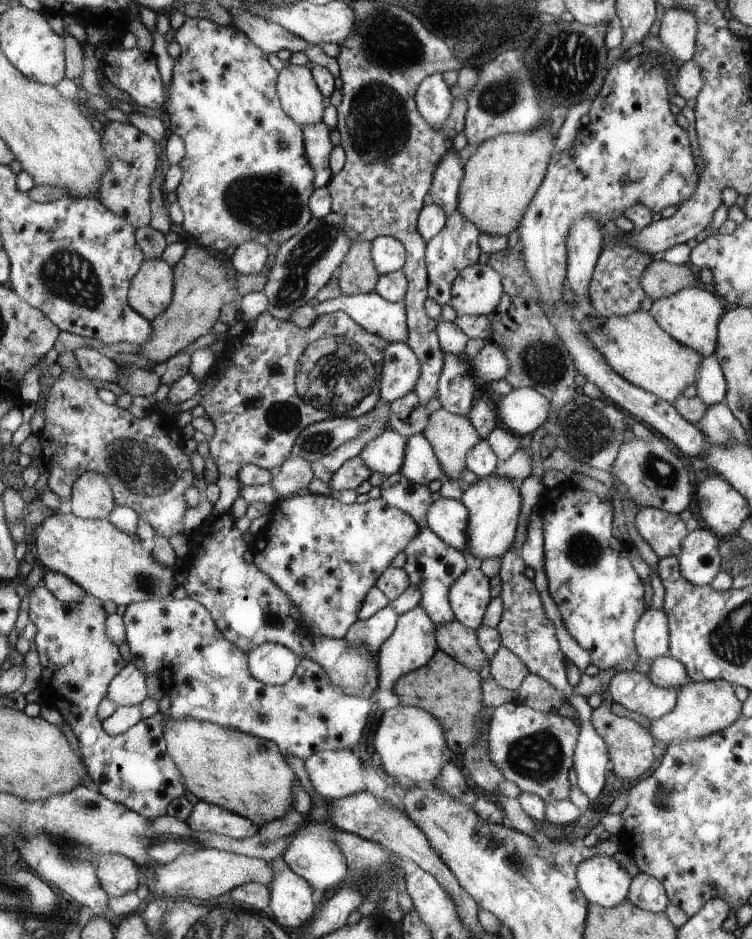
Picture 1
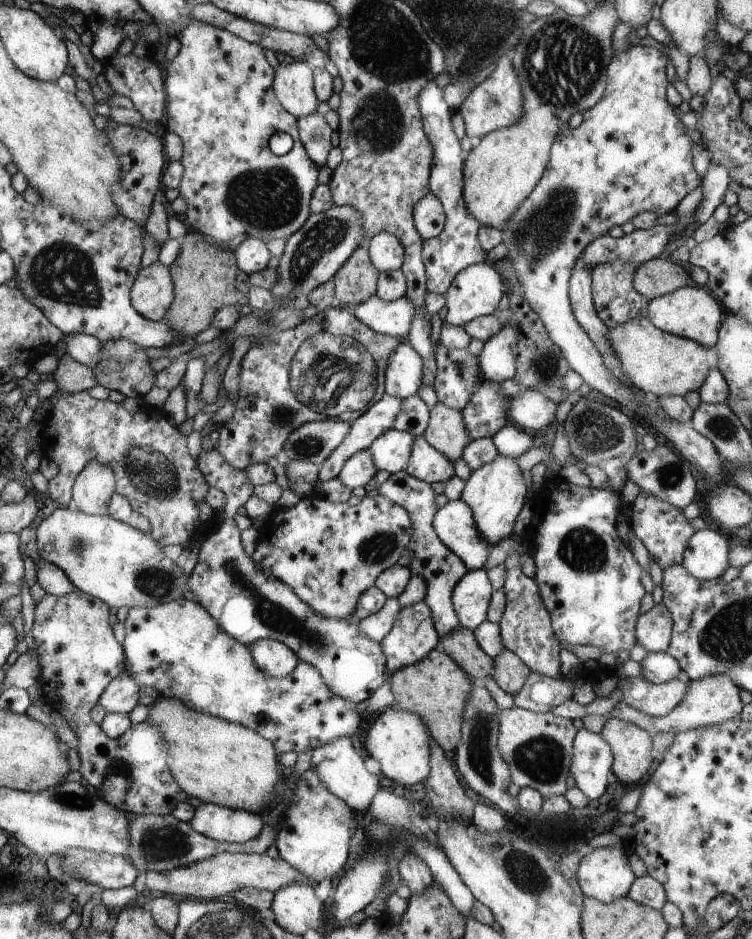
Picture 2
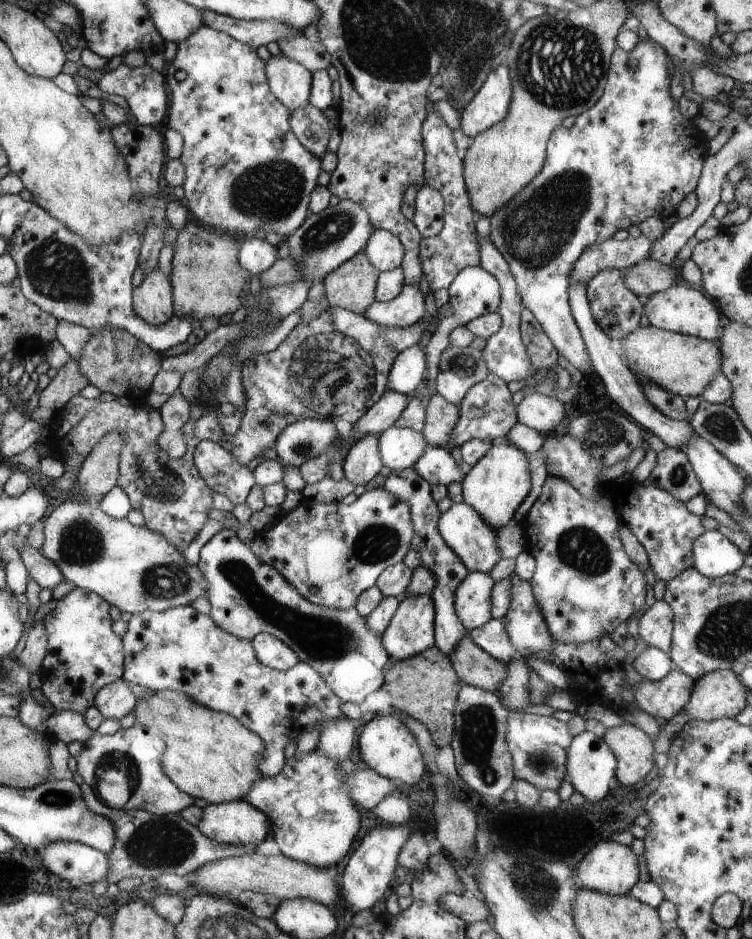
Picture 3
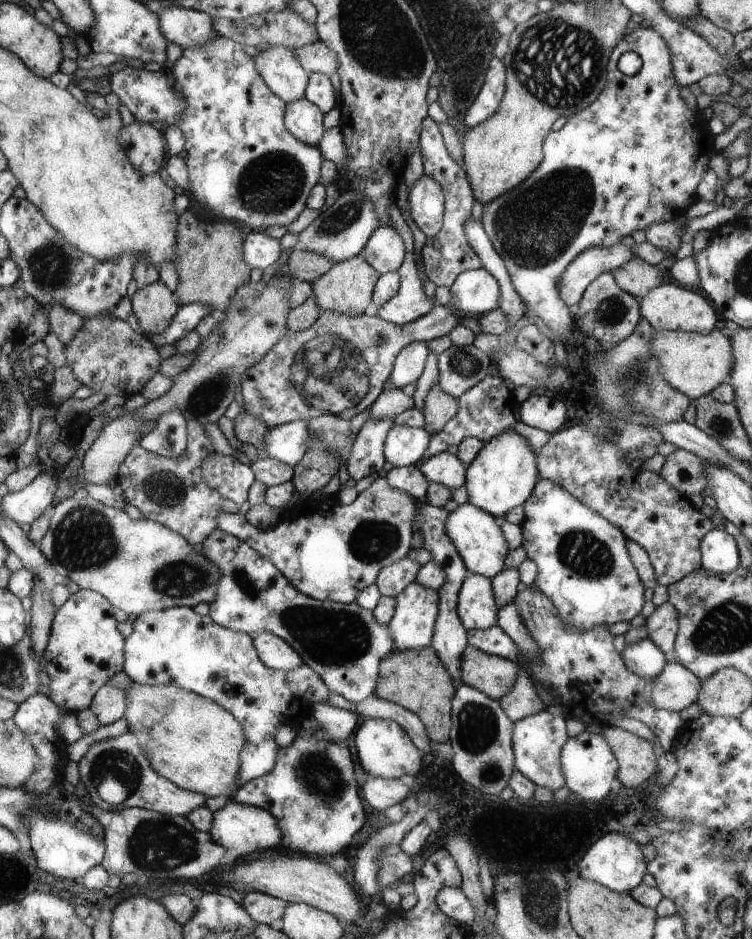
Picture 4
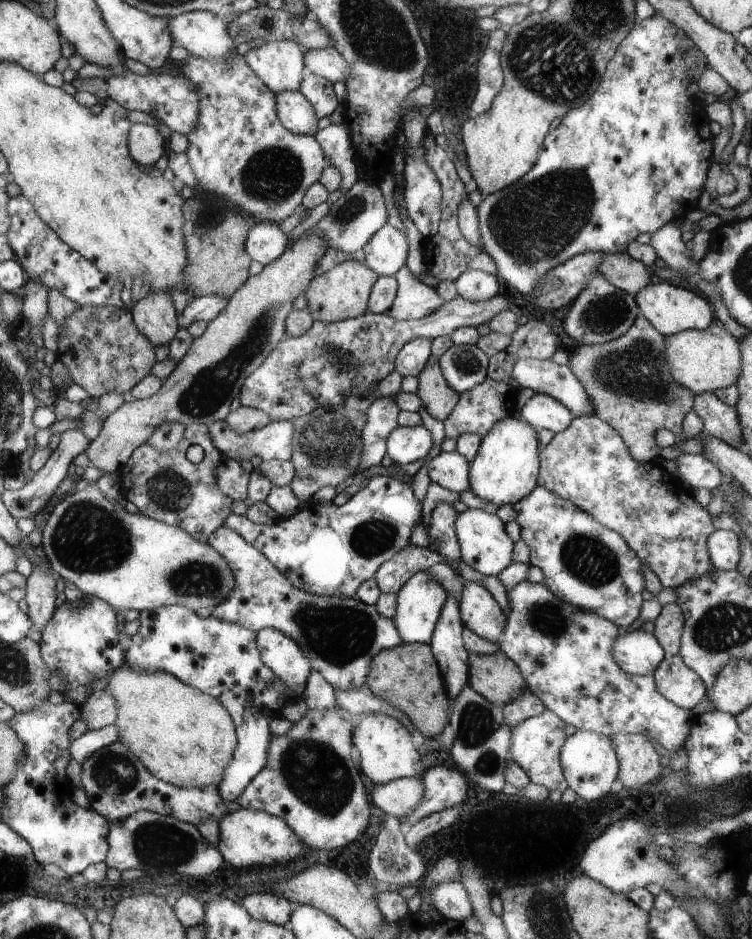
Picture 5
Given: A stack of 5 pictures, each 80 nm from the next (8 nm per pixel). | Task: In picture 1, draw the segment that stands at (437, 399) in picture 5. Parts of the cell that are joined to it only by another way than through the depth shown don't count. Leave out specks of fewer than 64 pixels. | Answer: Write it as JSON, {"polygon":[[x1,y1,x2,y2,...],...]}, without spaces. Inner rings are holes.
{"polygon":[[438,408,430,413,429,426,423,434,433,445,447,478,461,480,466,455,482,440,469,418]]}

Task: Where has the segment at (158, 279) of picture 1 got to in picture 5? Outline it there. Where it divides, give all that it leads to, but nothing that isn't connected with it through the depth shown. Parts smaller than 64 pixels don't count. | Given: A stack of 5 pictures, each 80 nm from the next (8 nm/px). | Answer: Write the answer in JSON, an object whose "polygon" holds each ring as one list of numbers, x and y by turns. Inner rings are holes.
{"polygon":[[151,292,135,302,130,312,136,328,155,348,169,346,178,332,179,316,170,295]]}

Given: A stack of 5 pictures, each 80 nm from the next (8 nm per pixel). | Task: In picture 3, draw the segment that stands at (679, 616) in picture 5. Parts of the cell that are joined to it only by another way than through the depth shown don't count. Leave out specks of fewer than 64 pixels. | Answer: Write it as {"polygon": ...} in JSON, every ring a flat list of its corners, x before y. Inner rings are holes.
{"polygon":[[664,600,656,601,641,616,639,634,643,642,667,653,672,646,673,628,672,607]]}

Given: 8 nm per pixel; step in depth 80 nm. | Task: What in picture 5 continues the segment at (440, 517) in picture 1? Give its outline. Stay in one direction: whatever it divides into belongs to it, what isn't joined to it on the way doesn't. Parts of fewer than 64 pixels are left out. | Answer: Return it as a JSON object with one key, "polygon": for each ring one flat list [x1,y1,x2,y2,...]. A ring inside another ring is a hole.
{"polygon":[[468,509,457,516,455,532,461,545,460,558,474,570,478,570,486,576,499,575,514,563,516,543,496,514,490,514,480,509]]}

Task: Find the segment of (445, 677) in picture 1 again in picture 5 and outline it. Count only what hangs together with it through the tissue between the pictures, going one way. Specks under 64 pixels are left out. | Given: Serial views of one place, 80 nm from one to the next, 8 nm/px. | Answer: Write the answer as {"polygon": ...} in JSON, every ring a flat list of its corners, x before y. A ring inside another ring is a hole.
{"polygon":[[402,643,381,650,372,660,365,685,378,698,398,709,415,727,420,738,434,738,449,723,451,708,445,693,444,675,430,645]]}

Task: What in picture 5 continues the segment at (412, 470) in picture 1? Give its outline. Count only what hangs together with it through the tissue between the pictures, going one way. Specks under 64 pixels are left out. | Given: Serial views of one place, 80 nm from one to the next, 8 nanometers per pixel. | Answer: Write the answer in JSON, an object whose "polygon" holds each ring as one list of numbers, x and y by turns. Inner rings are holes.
{"polygon":[[441,451,428,468,432,483,458,493,471,489,470,460,458,451]]}

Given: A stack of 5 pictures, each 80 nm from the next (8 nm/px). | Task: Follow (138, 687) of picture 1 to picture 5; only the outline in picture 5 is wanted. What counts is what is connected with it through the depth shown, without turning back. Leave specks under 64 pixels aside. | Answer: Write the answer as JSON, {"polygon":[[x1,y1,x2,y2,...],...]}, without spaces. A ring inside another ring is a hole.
{"polygon":[[107,690,90,693,85,697,80,710,80,720,84,720,88,731,95,731,115,724,117,704]]}

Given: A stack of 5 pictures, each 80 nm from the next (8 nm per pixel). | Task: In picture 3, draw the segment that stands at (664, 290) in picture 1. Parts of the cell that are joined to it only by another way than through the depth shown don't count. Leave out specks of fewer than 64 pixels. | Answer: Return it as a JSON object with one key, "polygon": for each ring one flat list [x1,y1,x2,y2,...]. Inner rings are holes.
{"polygon":[[643,258,625,270,623,281,636,296,645,299,672,286,678,274,677,264,668,266]]}

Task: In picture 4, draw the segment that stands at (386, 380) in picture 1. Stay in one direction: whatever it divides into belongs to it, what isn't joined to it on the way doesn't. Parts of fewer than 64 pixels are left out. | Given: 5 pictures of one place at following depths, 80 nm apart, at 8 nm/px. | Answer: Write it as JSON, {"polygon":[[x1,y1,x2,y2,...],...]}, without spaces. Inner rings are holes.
{"polygon":[[413,342,405,346,397,354,396,364,393,365,392,378,402,389,404,384,417,381,425,369,425,362,431,350,426,343]]}

